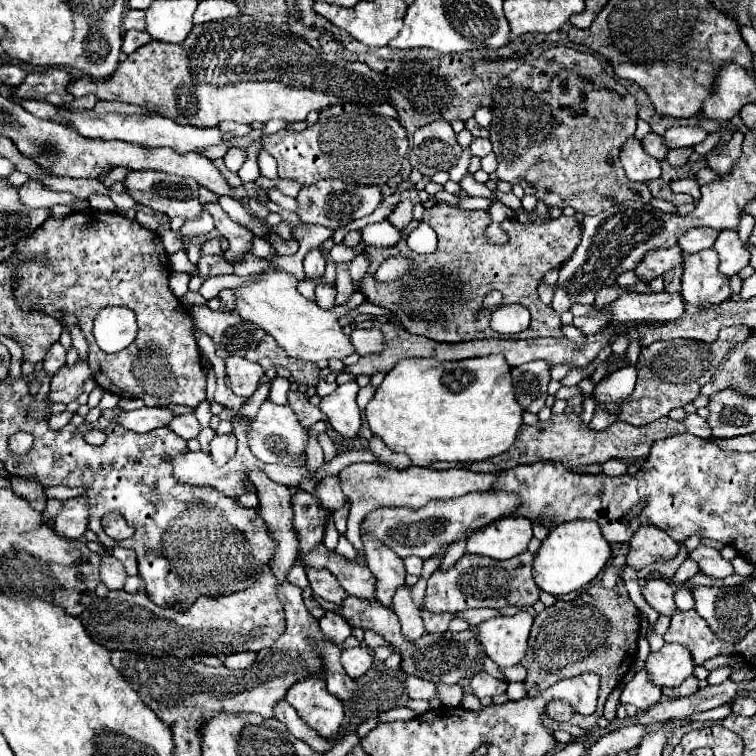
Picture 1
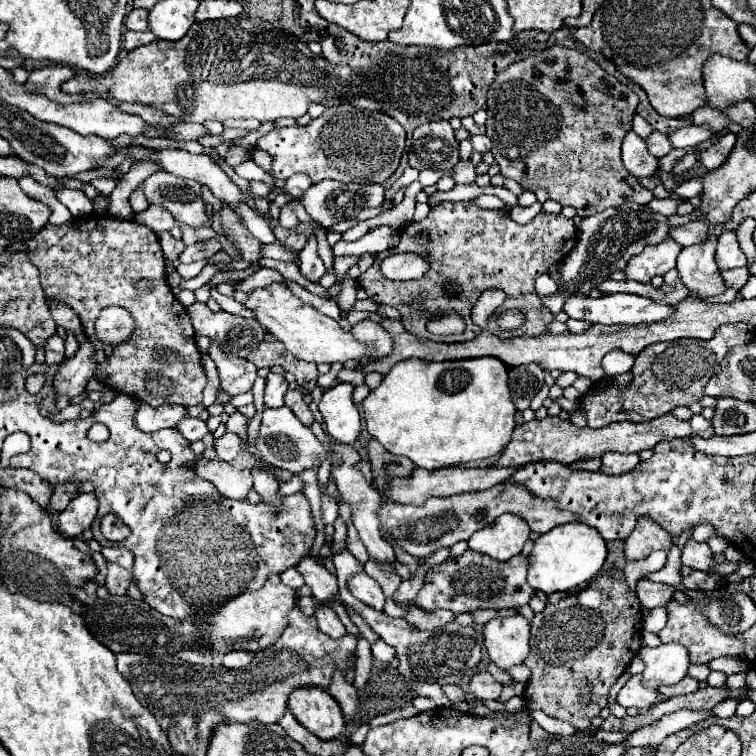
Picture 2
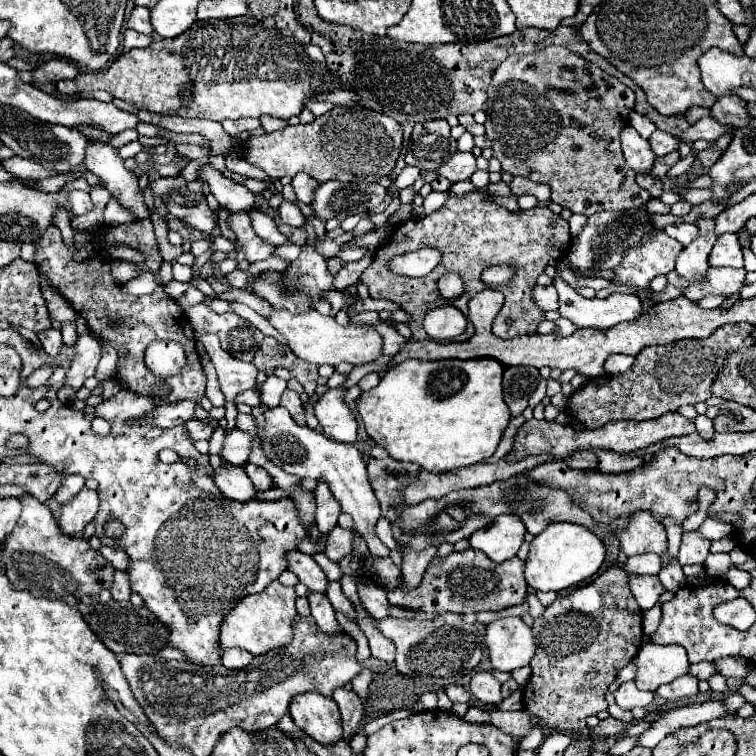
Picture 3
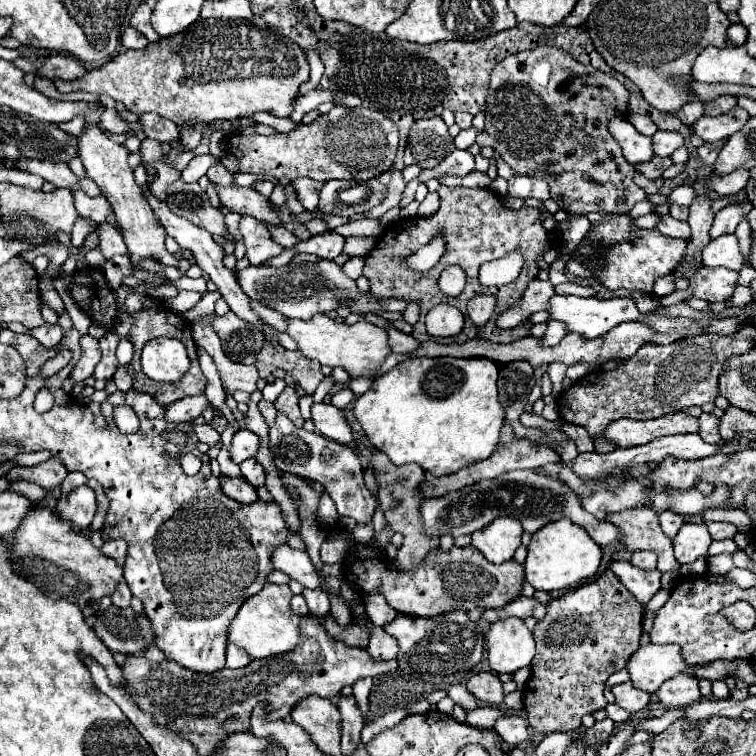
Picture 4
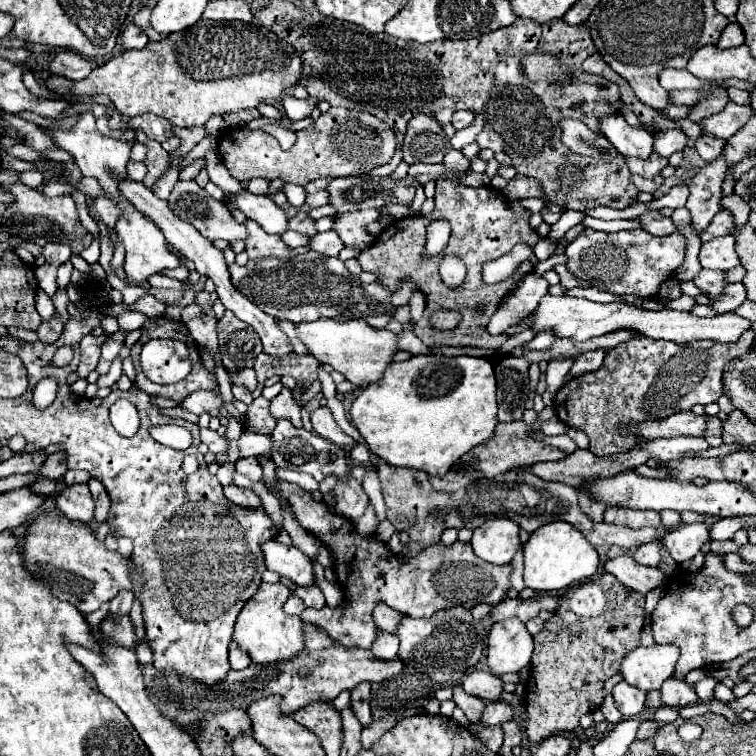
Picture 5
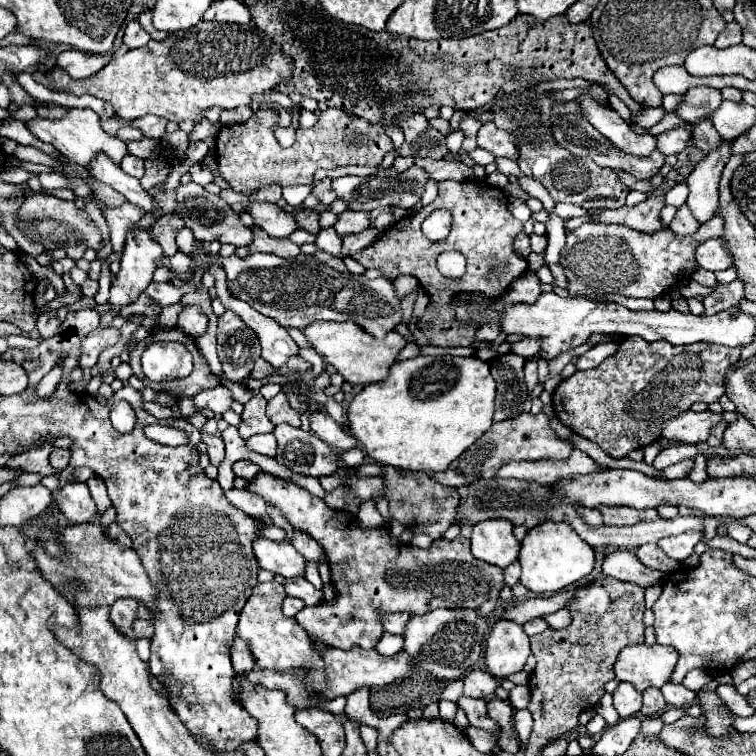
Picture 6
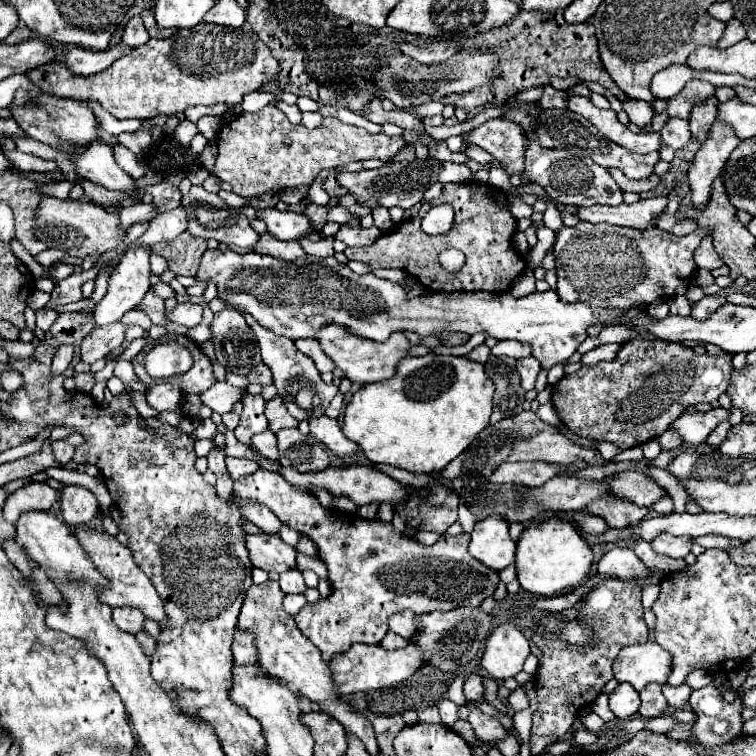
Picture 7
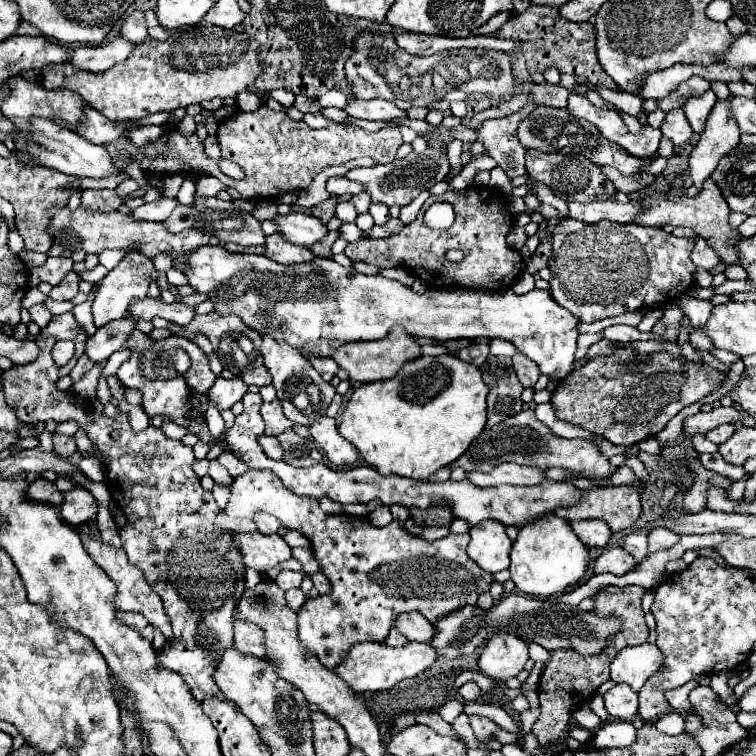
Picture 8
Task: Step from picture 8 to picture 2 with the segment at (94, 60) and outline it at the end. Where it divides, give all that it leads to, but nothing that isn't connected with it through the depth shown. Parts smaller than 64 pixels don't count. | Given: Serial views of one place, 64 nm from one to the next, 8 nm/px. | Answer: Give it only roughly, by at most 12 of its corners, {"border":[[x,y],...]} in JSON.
{"border":[[44,66],[24,84],[32,94],[54,102],[80,102],[60,86],[76,72],[68,66]]}

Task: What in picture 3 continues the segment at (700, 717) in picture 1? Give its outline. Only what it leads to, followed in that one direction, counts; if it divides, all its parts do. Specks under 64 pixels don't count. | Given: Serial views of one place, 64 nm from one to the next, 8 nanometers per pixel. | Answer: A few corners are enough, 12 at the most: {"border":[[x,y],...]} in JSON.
{"border":[[734,692],[722,700],[730,714],[744,704],[744,696]]}

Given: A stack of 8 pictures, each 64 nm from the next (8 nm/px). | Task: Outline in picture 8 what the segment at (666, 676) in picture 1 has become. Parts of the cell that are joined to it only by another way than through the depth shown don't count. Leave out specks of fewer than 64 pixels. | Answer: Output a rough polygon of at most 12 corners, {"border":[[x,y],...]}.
{"border":[[656,644],[622,648],[610,678],[636,692],[664,668]]}

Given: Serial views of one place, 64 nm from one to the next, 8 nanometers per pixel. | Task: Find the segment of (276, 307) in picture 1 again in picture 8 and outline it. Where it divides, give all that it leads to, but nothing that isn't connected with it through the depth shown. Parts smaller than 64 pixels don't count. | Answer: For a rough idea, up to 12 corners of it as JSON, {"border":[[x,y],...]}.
{"border":[[402,328],[384,340],[340,344],[350,380],[394,378],[420,346]]}

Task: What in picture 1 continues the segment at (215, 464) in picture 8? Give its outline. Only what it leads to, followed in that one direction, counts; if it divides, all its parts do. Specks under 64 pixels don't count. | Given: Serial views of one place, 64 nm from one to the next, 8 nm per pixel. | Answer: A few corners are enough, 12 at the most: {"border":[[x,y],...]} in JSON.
{"border":[[194,414],[174,416],[172,432],[184,440],[196,438],[200,424]]}

